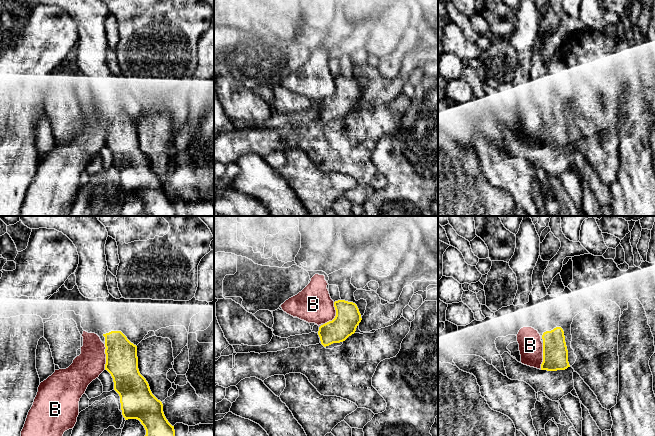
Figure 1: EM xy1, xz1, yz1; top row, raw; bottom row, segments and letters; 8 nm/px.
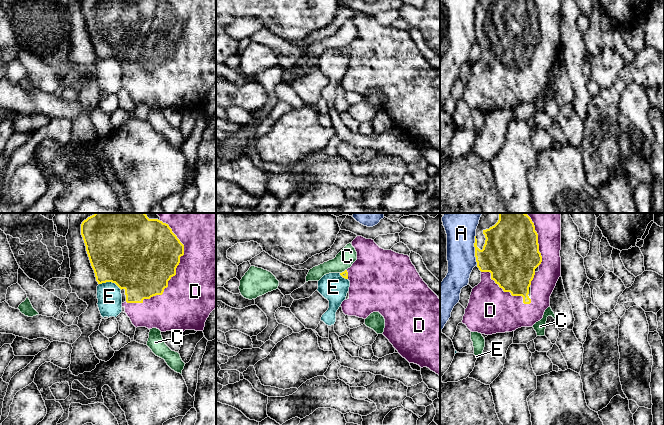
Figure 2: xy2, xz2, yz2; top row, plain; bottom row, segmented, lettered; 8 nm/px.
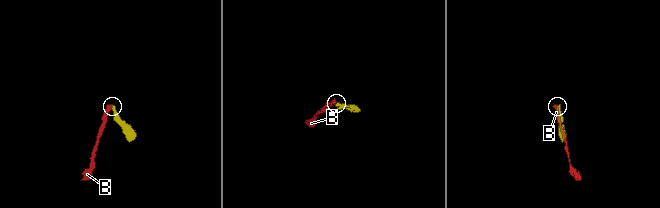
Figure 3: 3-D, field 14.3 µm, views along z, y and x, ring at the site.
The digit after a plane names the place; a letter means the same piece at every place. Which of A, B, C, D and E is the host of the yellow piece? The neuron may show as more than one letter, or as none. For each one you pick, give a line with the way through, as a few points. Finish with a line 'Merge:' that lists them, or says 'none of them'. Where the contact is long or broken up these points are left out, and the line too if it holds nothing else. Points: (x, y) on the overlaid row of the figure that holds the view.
Merge: D

